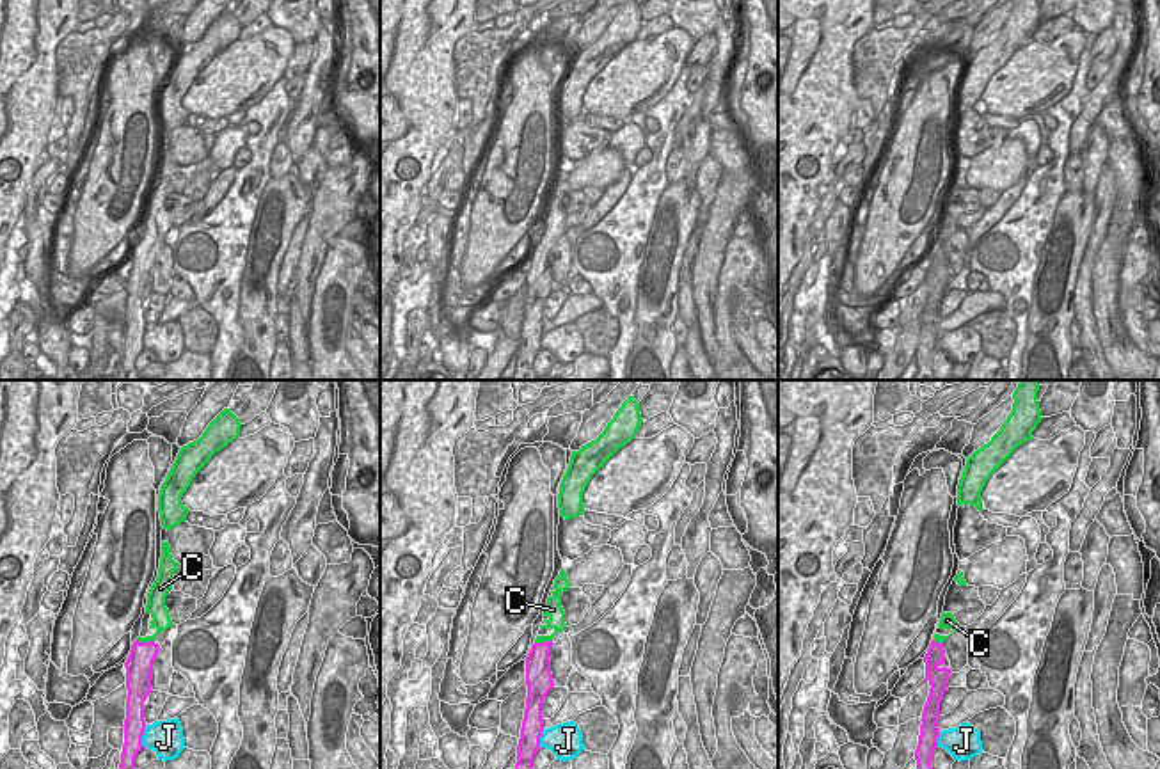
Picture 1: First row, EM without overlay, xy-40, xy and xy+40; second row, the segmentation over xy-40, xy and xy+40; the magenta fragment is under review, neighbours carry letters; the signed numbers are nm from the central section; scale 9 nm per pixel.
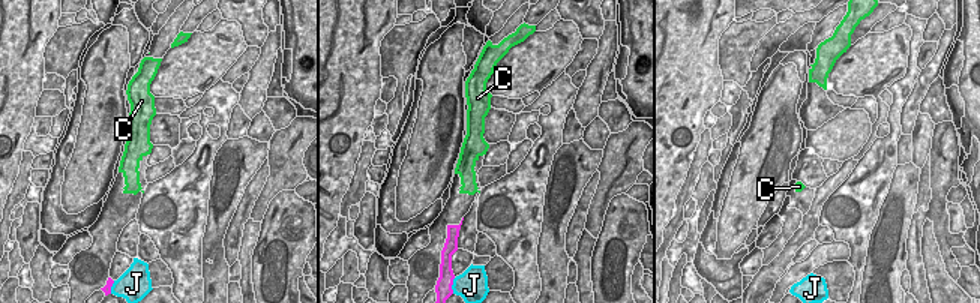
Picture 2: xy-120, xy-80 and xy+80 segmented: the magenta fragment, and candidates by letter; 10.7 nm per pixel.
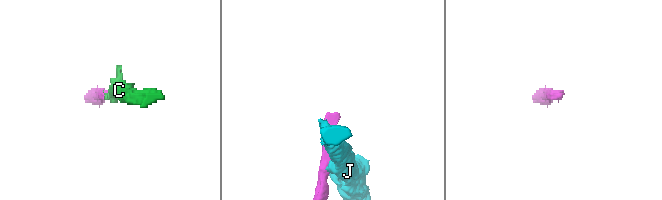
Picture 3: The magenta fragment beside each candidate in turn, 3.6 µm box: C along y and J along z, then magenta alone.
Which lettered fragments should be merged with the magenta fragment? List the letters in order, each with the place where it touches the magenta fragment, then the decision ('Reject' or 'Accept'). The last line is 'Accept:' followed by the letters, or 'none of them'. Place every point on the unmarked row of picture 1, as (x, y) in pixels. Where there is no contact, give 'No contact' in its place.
C: Touches magenta at xy-40 (148, 244). Accept
J: Touches magenta at xy-40 (141, 340). Reject
Accept: C

